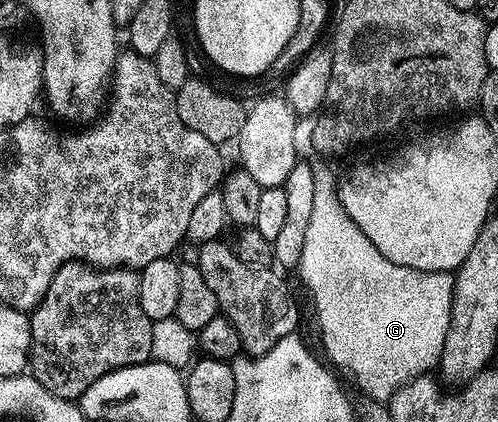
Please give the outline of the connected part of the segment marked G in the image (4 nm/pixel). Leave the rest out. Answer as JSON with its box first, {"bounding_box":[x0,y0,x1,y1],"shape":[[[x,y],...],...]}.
{"bounding_box":[293,118,455,402],"shape":[[[299,118],[293,130],[296,157],[306,158],[305,163],[313,172],[313,214],[309,218],[309,230],[305,230],[305,250],[297,272],[303,275],[315,299],[319,332],[323,335],[323,348],[328,356],[326,359],[336,369],[344,368],[359,383],[364,397],[387,402],[402,384],[409,384],[418,376],[430,373],[438,365],[445,346],[445,334],[449,334],[451,329],[455,277],[450,272],[422,272],[409,266],[397,266],[389,262],[389,258],[385,258],[385,254],[381,254],[381,250],[377,250],[365,234],[361,234],[353,218],[345,214],[345,206],[339,201],[337,179],[327,169],[323,161],[326,159],[316,154],[313,146],[314,125],[314,119]]]}

